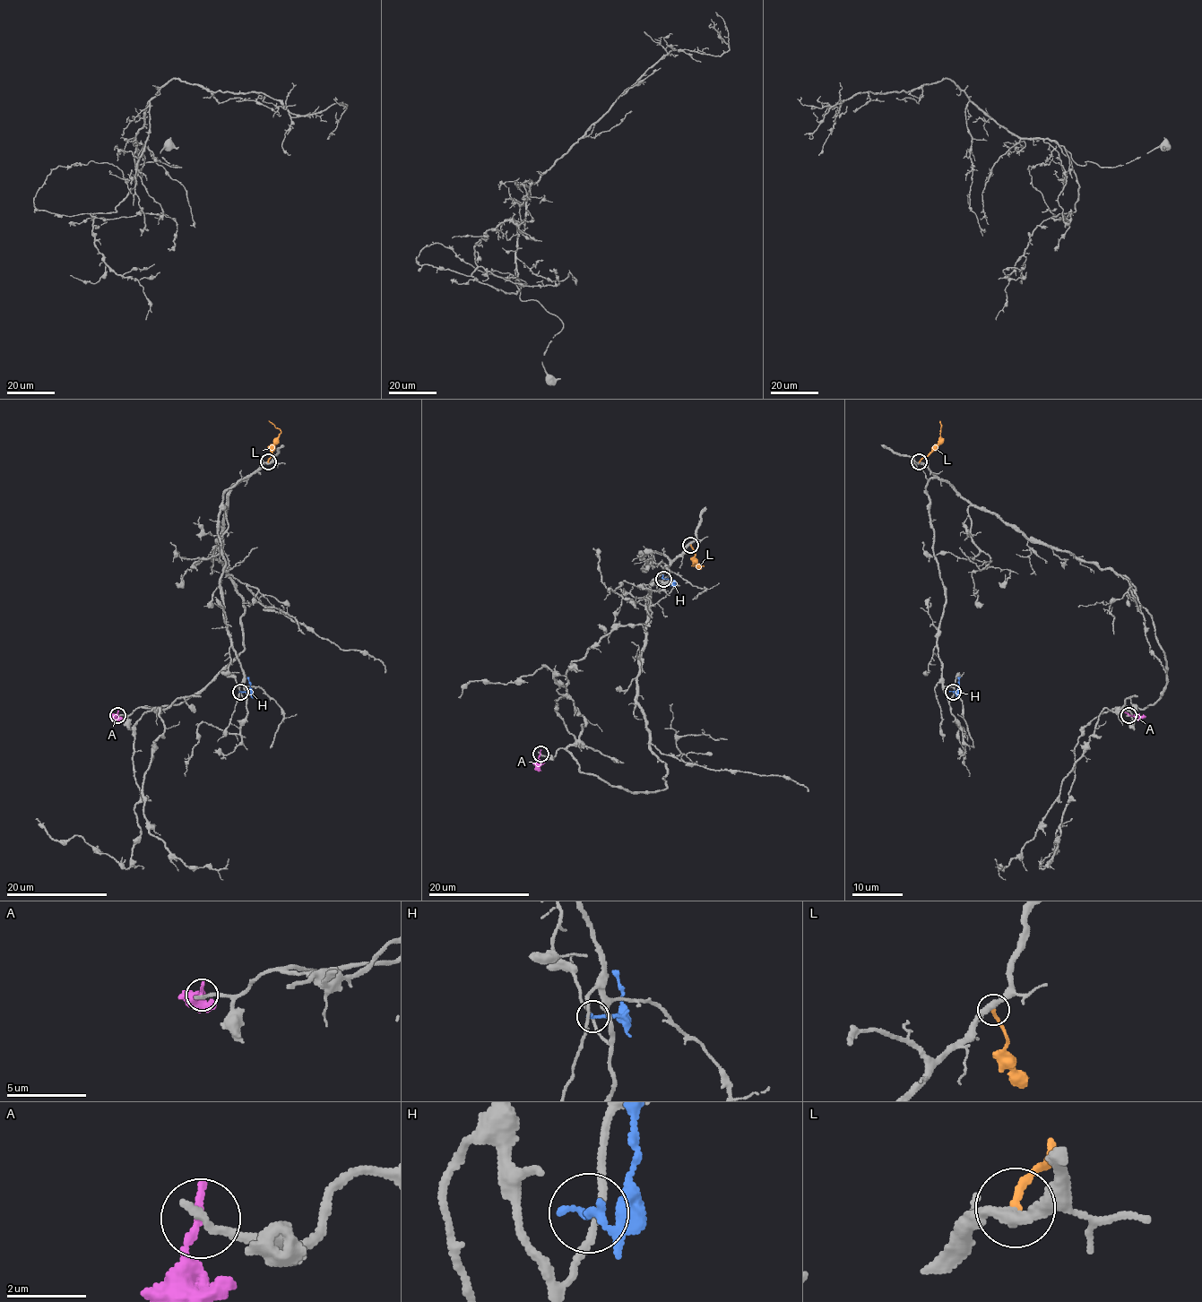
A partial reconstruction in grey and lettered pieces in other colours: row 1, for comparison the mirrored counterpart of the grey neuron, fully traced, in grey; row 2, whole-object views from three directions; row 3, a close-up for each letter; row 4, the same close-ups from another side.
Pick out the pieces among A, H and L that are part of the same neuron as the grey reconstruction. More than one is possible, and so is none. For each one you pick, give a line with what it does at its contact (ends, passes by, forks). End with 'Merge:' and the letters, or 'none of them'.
Merge: none of them

